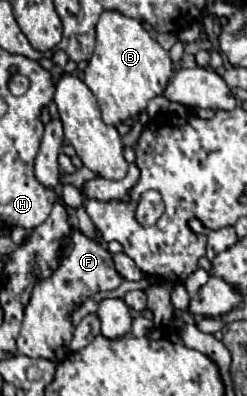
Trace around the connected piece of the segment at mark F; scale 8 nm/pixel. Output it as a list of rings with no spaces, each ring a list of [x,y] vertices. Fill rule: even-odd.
[[[73,228],[63,238],[61,264],[57,270],[49,278],[39,280],[31,290],[31,300],[25,306],[23,326],[17,336],[17,352],[31,358],[53,358],[55,348],[71,344],[75,332],[71,314],[95,292],[115,290],[121,282],[123,276],[115,270],[113,254],[107,250],[107,244],[87,238],[79,228]]]

